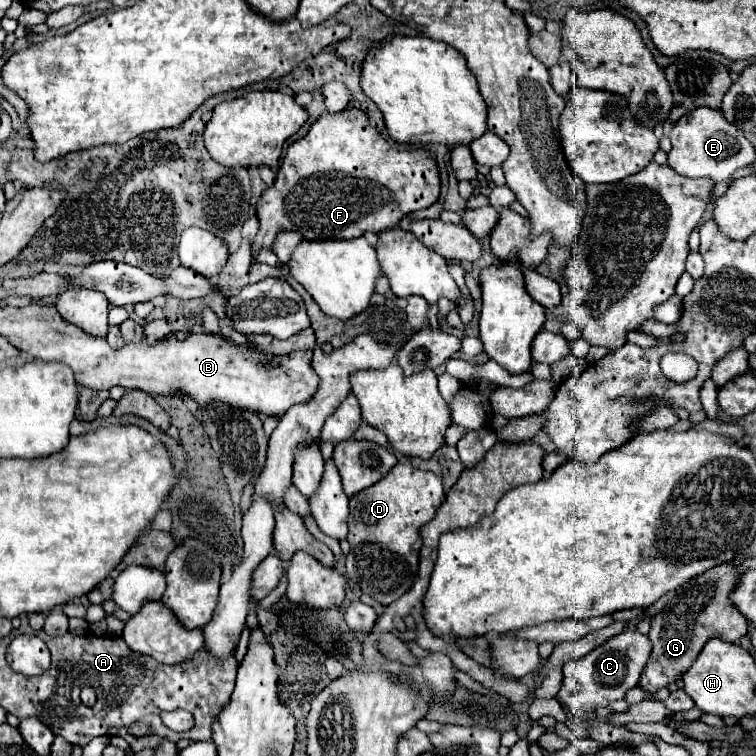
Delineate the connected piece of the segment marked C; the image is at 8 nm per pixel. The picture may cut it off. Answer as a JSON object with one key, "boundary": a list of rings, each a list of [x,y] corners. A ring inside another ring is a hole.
{"boundary":[[[626,630],[602,646],[594,648],[590,654],[572,660],[564,666],[564,682],[562,690],[558,692],[558,700],[580,720],[580,722],[596,722],[598,706],[608,706],[614,700],[624,700],[624,694],[638,686],[638,678],[648,662],[650,646],[648,638],[638,630]]]}

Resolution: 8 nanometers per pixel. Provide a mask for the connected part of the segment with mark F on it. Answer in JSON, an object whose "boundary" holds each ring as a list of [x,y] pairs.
{"boundary":[[[356,108],[342,110],[338,114],[320,116],[308,134],[296,140],[278,170],[274,186],[266,188],[256,204],[260,218],[260,230],[252,240],[254,248],[270,248],[280,230],[296,230],[306,240],[350,240],[364,232],[384,232],[420,208],[432,206],[440,196],[440,176],[436,162],[426,150],[398,150],[392,148],[382,134],[370,124],[366,114]]]}

